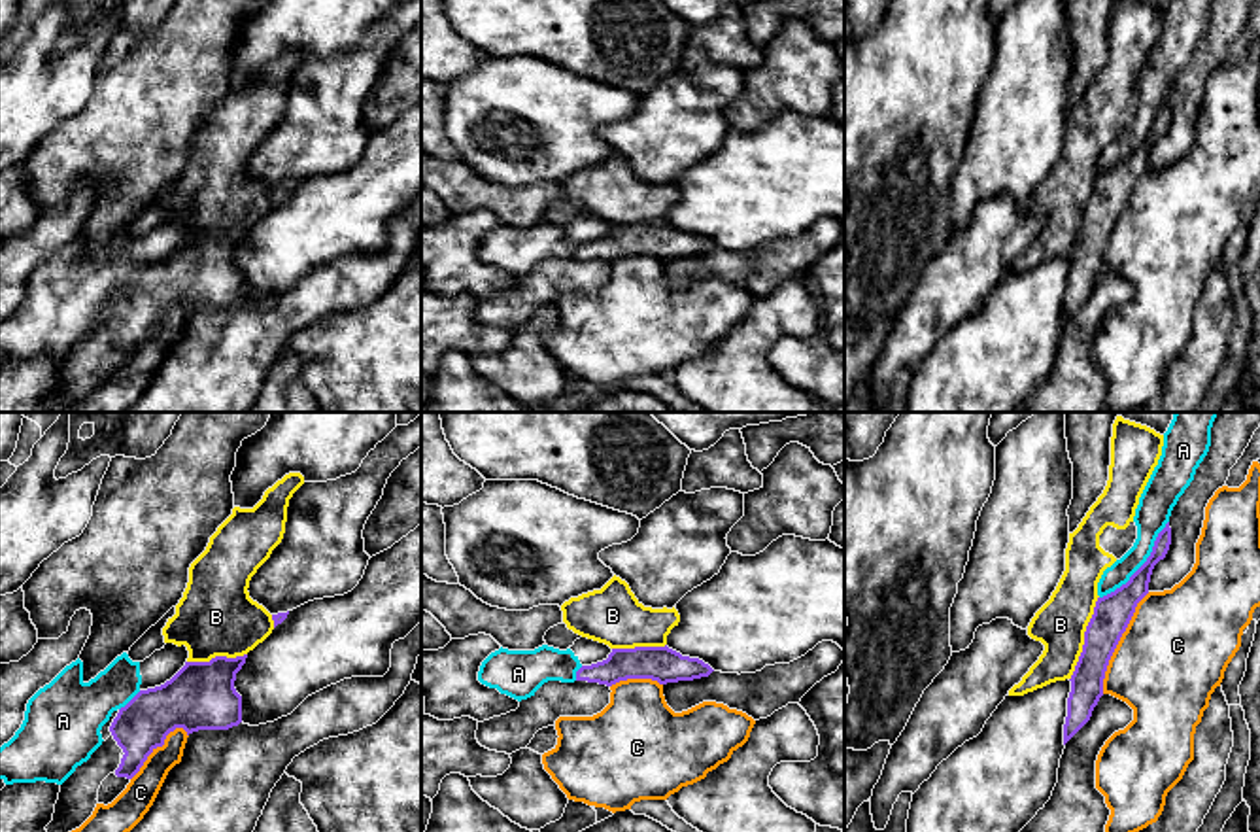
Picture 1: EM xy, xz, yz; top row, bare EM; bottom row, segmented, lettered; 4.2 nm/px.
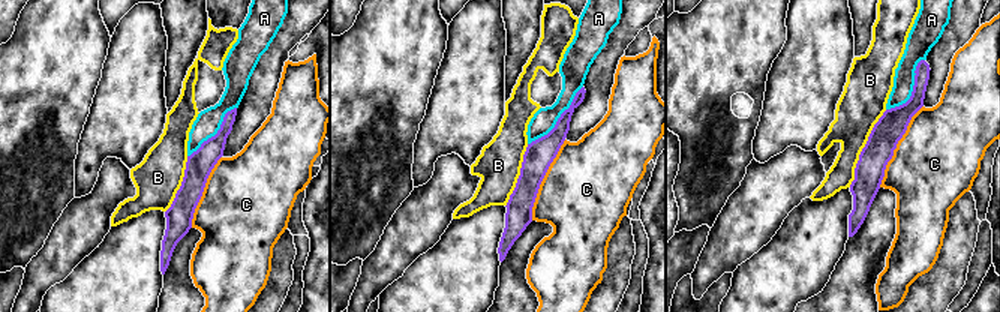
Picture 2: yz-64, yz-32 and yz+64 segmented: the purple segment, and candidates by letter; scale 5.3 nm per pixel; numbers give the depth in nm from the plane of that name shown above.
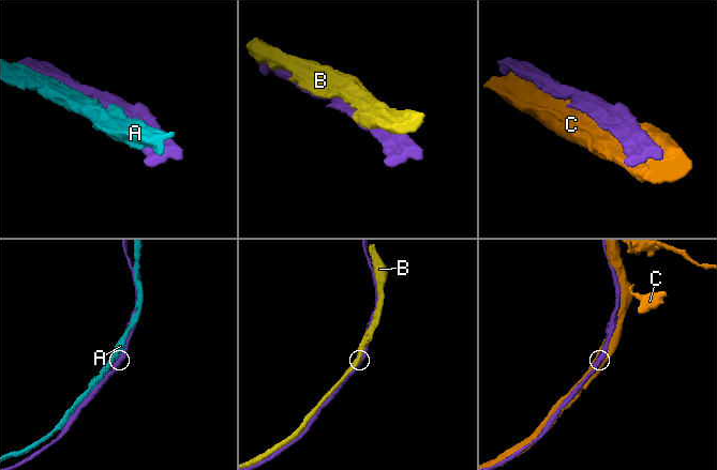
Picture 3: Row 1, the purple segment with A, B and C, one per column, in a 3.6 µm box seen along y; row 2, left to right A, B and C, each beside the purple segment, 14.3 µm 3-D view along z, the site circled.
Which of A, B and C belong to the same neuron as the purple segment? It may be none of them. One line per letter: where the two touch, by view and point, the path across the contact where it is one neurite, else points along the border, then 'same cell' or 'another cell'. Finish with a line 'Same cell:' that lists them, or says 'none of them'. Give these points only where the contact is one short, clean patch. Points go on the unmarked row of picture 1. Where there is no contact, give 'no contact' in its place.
A: meets purple in yz at (1143, 140); another cell
B: meets purple in yz at (1085, 214); another cell
C: meets purple in yz at (1117, 220); another cell
Same cell: none of them

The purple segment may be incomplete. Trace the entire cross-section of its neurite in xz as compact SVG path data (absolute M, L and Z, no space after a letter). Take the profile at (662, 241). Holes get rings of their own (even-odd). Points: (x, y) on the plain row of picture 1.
M665 223L612 225L606 236L582 242L576 257L612 263L627 255L652 255L659 261L708 253L714 246L699 234Z

